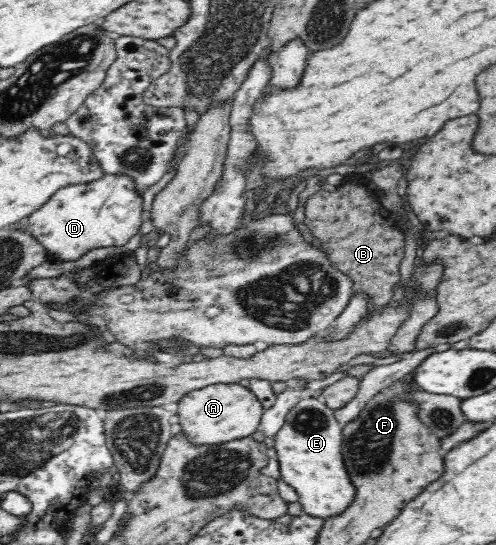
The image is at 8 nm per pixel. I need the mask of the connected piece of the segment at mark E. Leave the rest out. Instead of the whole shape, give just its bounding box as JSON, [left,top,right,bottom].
[274,394,356,521]

